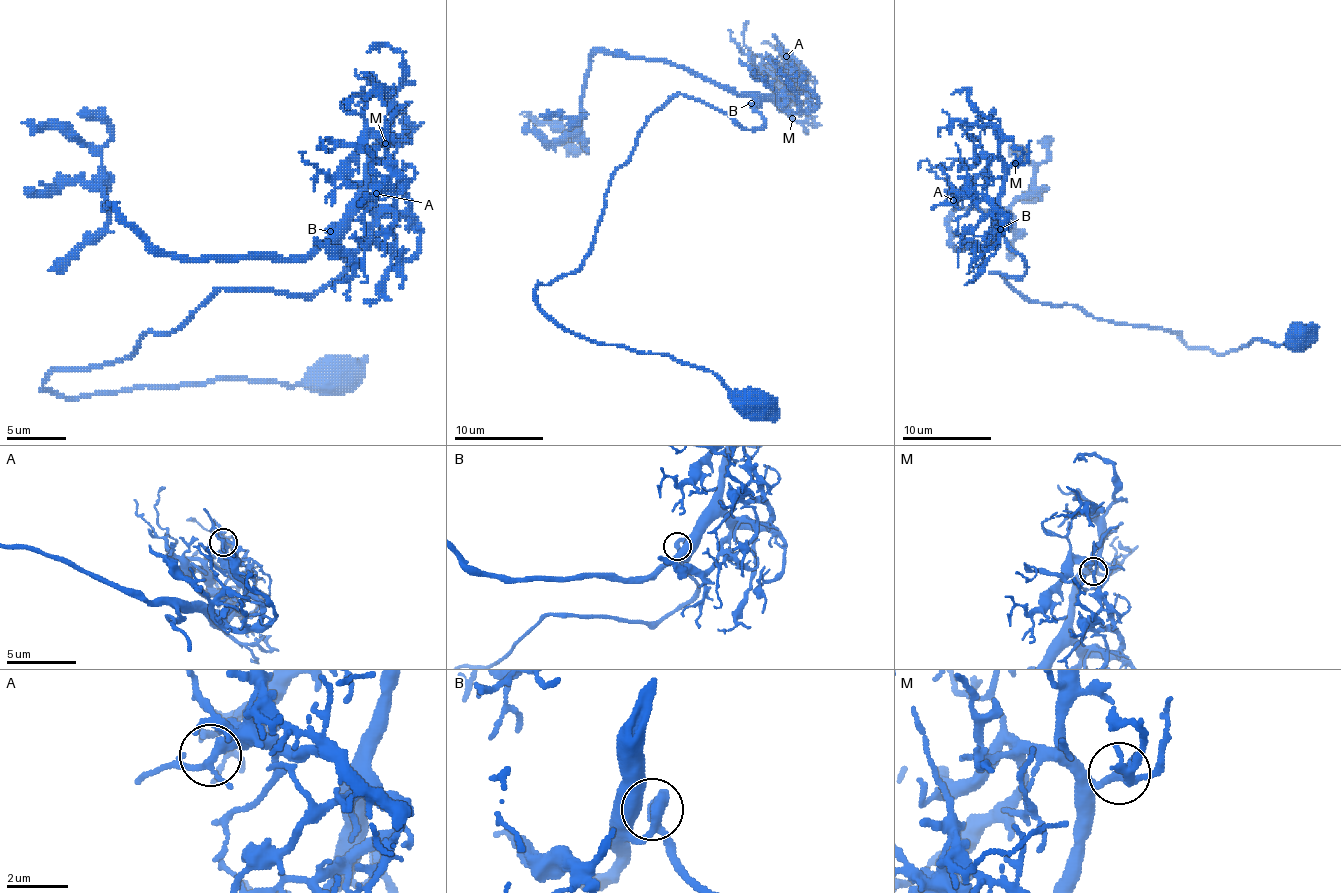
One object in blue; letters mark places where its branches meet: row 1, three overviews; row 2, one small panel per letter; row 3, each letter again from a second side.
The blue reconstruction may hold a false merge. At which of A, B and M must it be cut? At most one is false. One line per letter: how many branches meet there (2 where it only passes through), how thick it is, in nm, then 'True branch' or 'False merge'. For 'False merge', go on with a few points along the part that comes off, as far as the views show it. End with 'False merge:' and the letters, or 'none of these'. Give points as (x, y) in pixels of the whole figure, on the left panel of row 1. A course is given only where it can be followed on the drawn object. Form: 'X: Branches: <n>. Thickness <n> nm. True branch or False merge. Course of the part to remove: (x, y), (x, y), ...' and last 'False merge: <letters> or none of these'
A: Branches: 2. Thickness 340 nm. True branch
B: Branches: 2. Thickness 280 nm. True branch
M: Branches: 2. Thickness 240 nm. True branch
False merge: none of these

